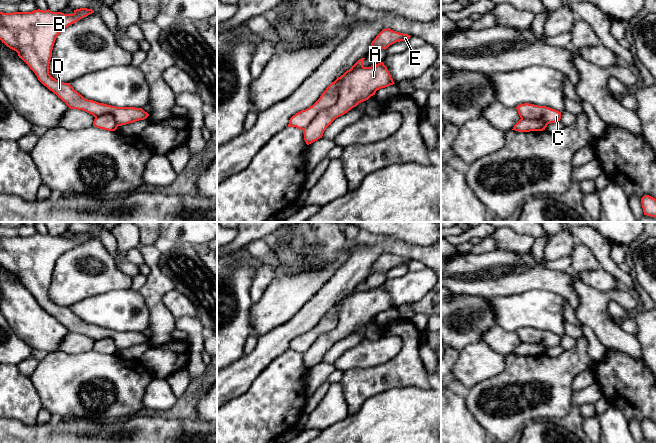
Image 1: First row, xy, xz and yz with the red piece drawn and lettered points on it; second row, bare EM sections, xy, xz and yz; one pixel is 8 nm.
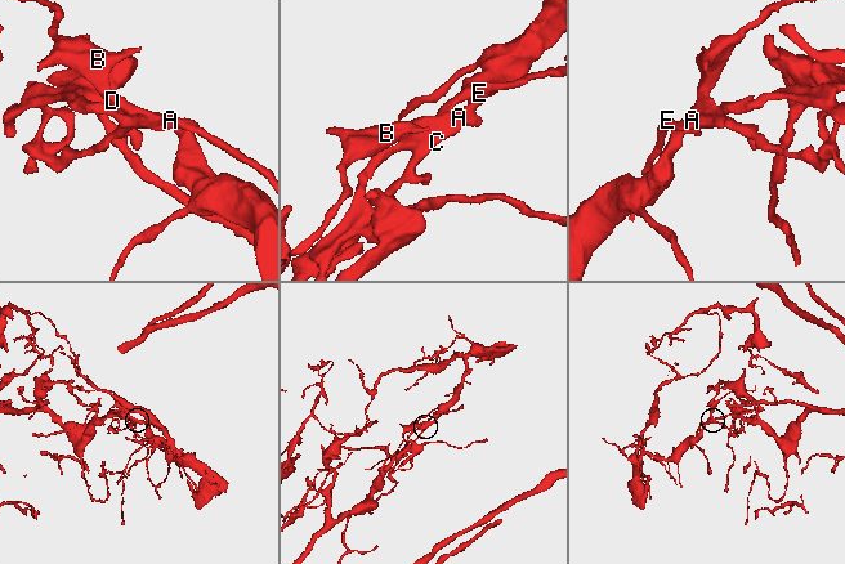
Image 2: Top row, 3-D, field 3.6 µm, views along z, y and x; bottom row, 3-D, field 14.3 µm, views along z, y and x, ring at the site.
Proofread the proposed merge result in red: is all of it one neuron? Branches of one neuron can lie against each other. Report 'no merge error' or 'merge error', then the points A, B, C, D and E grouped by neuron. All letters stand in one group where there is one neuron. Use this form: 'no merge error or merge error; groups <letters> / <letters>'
merge error; groups A B C D / E

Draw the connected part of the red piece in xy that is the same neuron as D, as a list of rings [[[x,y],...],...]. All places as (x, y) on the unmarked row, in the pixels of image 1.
[[[87,232],[76,233],[73,238],[52,236],[49,233],[32,236],[0,236],[0,264],[16,275],[38,304],[70,333],[83,334],[94,341],[111,339],[117,350],[144,344],[149,338],[142,332],[116,331],[88,324],[70,307],[60,306],[49,298],[49,288],[57,260],[69,249],[92,237],[94,235]]]

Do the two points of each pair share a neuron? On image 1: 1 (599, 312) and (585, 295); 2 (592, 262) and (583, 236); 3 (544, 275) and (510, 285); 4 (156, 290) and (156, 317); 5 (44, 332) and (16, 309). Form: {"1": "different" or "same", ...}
{"1": "same", "2": "different", "3": "same", "4": "same", "5": "same"}

